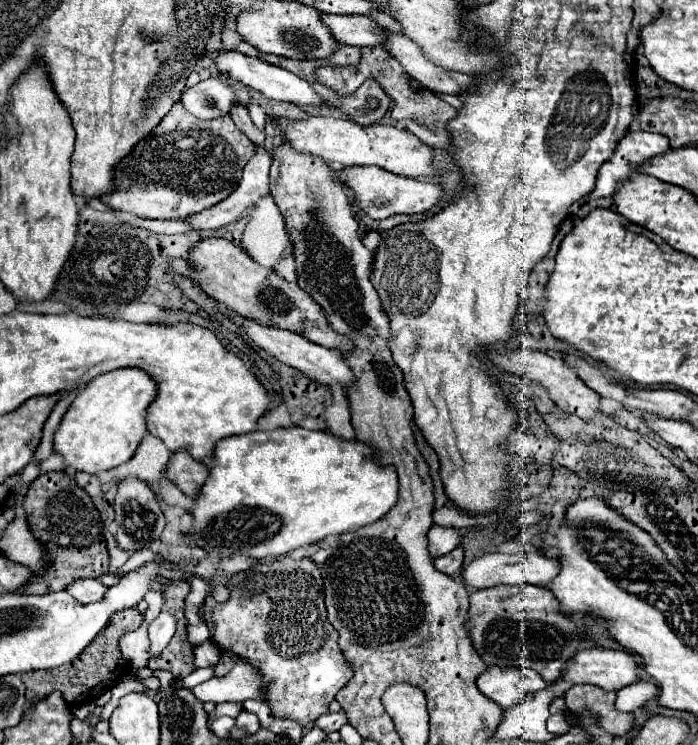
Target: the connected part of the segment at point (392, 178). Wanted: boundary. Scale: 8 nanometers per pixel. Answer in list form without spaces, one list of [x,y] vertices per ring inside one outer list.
[[[352,166],[352,168],[338,170],[336,176],[340,176],[340,180],[348,188],[352,188],[362,212],[366,212],[374,220],[384,220],[394,214],[422,214],[434,208],[444,196],[444,188],[432,180],[426,182],[426,180],[404,178],[376,166]]]

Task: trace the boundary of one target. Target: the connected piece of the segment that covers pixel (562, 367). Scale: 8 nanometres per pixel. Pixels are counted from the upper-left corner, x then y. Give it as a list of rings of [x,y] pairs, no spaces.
[[[522,348],[522,350],[516,350],[516,352],[510,352],[510,354],[496,354],[496,352],[490,352],[492,360],[502,366],[504,370],[512,372],[512,374],[518,374],[522,378],[528,378],[528,380],[534,380],[534,382],[540,382],[542,386],[548,388],[550,392],[550,398],[564,410],[564,412],[570,412],[570,414],[576,414],[584,420],[592,420],[592,416],[596,416],[596,412],[600,412],[600,396],[588,388],[584,384],[584,380],[568,368],[568,364],[562,360],[562,358],[552,358],[544,352],[534,352],[534,350],[528,350],[528,348]]]

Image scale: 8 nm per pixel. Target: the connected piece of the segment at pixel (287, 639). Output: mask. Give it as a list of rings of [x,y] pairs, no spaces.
[[[288,556],[268,558],[260,560],[250,570],[232,576],[226,586],[230,588],[230,600],[214,608],[212,640],[222,650],[228,648],[234,654],[246,658],[264,674],[266,700],[274,716],[290,718],[306,726],[308,722],[326,714],[328,704],[352,678],[352,668],[348,666],[338,648],[338,632],[326,618],[324,582],[318,564],[310,558],[302,560],[292,560]]]

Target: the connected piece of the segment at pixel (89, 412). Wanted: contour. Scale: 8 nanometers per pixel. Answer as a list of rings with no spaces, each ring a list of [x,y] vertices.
[[[120,368],[96,376],[70,404],[54,434],[54,448],[64,456],[66,466],[96,474],[130,460],[148,434],[148,406],[156,398],[156,392],[156,382],[140,368]]]

